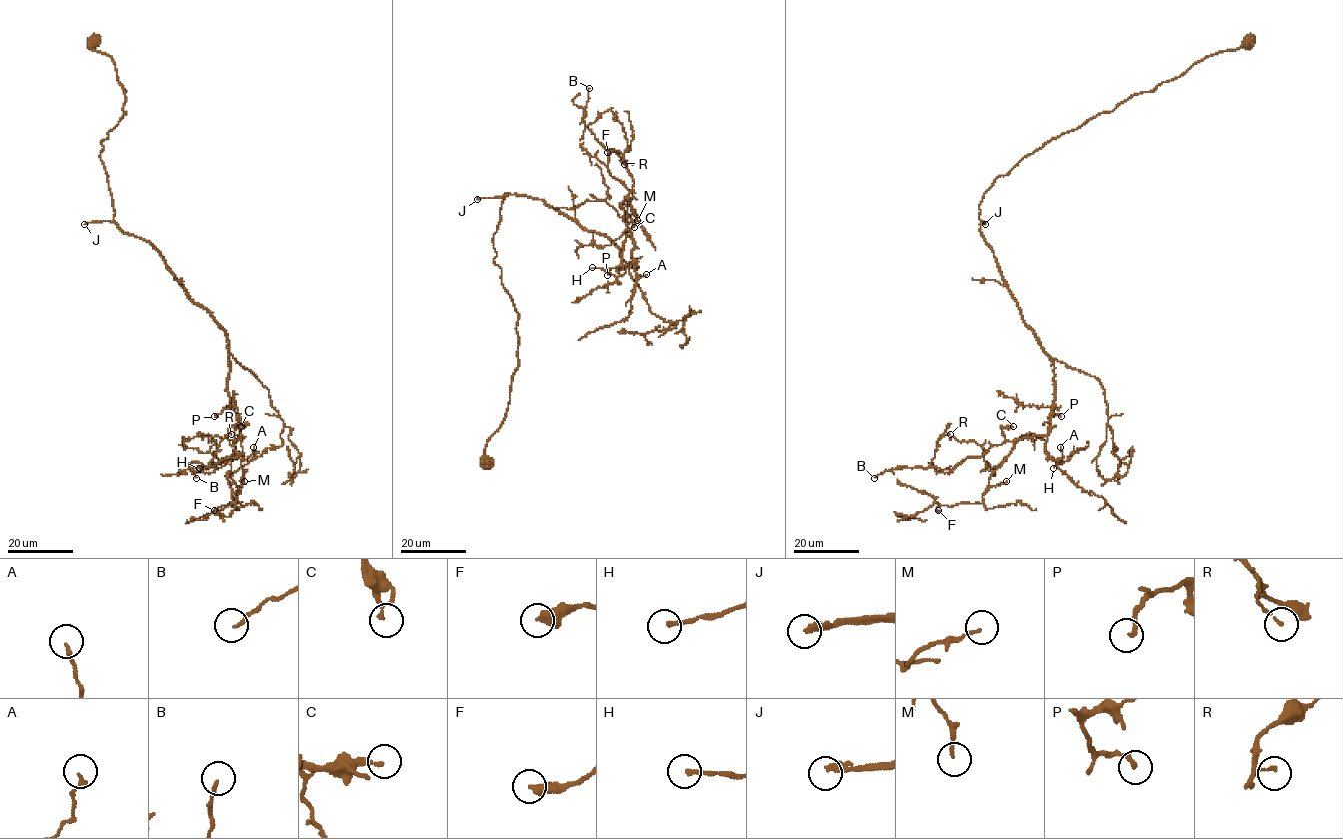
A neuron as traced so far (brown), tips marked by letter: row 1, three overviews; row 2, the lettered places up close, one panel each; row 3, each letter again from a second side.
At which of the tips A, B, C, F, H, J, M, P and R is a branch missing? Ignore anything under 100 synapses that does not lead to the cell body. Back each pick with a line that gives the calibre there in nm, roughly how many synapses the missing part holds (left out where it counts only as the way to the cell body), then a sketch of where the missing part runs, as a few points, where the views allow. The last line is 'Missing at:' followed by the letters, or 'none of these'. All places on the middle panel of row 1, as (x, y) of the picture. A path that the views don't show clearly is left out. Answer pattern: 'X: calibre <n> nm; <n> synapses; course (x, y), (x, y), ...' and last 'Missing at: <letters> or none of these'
J: calibre 260 nm; 110 synapses
Missing at: J

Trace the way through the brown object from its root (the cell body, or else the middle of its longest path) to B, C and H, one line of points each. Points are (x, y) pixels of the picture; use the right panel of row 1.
B: (1249, 42), (996, 178), (981, 233), (1053, 365), (1049, 432), (951, 469), (874, 478)
C: (1249, 42), (1052, 139), (984, 194), (981, 233), (1053, 365), (1049, 432), (1008, 441), (1002, 429), (1013, 426)
H: (1249, 42), (1052, 139), (983, 196), (981, 233), (1053, 365), (1045, 452), (1062, 462), (1053, 468)

